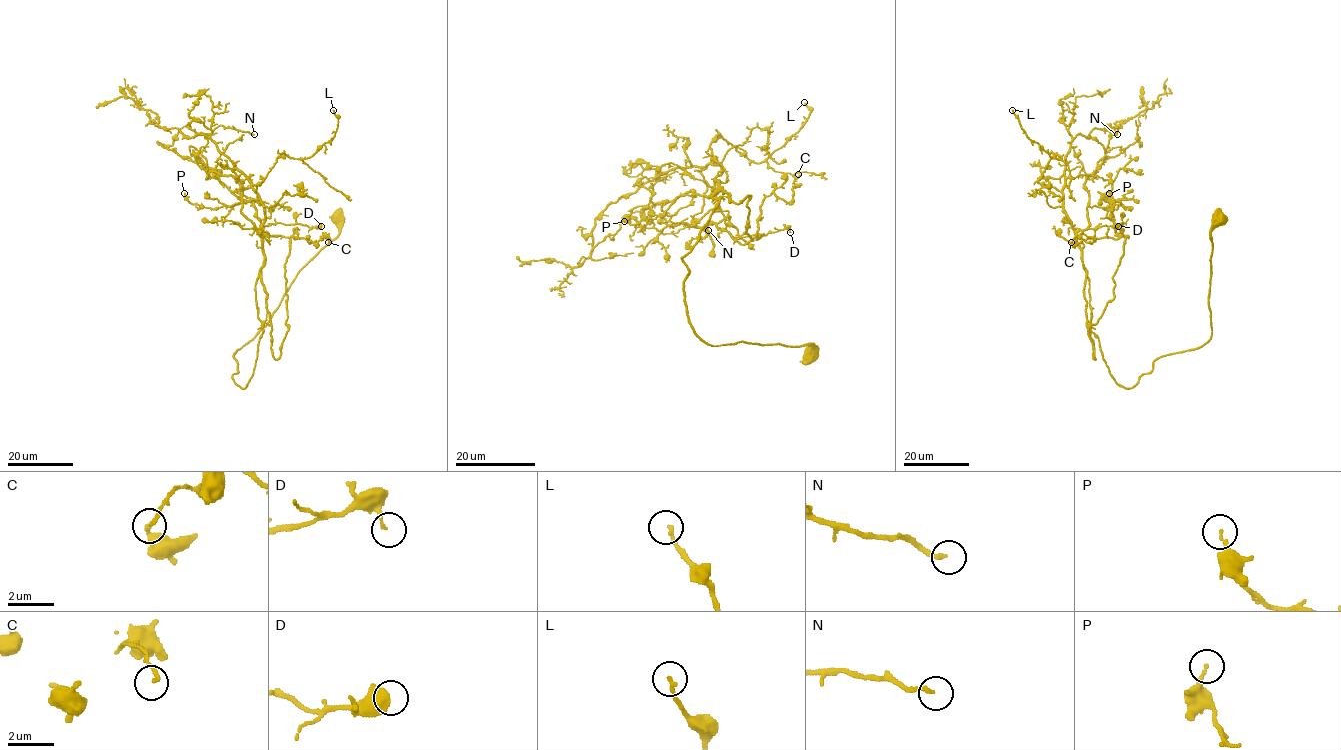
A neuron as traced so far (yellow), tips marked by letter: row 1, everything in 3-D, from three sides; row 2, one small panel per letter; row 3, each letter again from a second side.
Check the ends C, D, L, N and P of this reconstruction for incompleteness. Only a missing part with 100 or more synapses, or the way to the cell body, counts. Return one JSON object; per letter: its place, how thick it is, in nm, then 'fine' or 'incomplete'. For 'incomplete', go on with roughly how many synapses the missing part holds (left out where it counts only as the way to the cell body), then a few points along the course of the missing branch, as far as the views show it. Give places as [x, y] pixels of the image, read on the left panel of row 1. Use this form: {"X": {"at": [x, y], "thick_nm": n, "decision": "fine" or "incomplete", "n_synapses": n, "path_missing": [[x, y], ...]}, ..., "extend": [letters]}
{"C": {"at": [328, 242], "thick_nm": 140, "decision": "fine"}, "D": {"at": [321, 226], "thick_nm": 130, "decision": "fine"}, "L": {"at": [333, 110], "thick_nm": 140, "decision": "fine"}, "N": {"at": [254, 134], "thick_nm": 170, "decision": "fine"}, "P": {"at": [184, 193], "thick_nm": 170, "decision": "fine"}, "extend": []}

